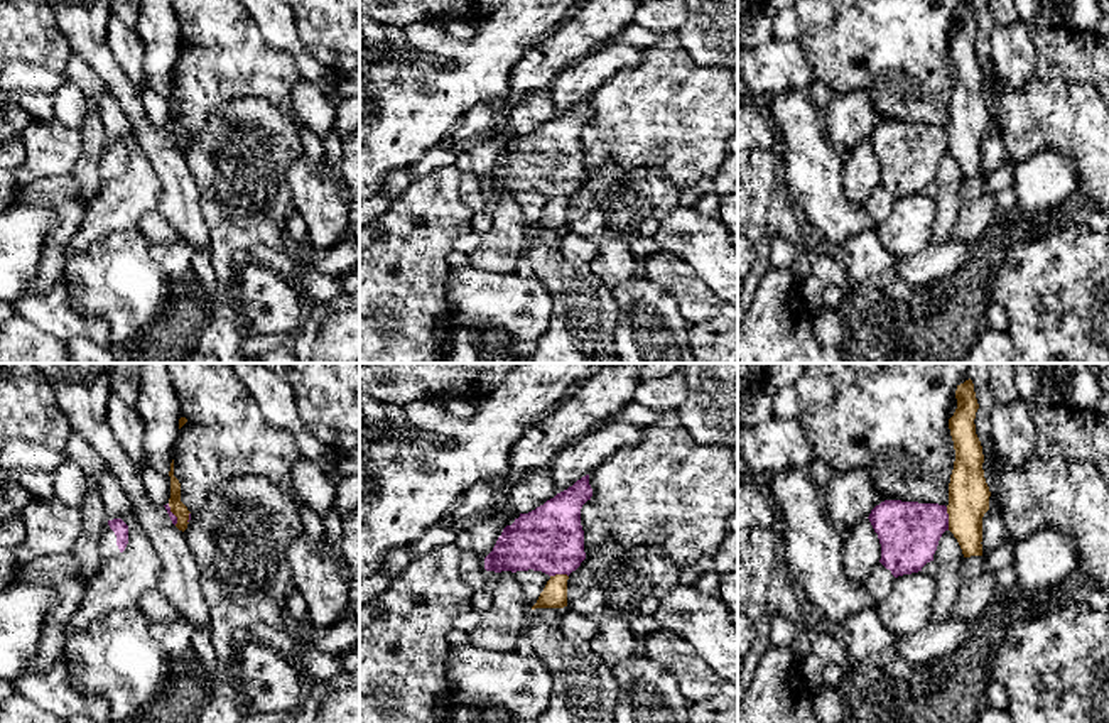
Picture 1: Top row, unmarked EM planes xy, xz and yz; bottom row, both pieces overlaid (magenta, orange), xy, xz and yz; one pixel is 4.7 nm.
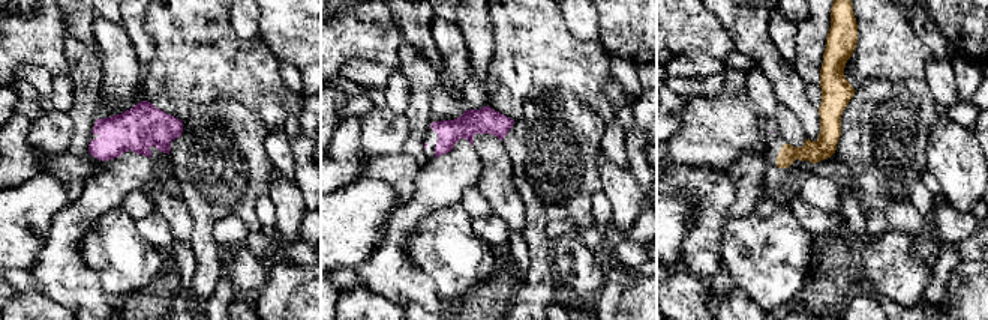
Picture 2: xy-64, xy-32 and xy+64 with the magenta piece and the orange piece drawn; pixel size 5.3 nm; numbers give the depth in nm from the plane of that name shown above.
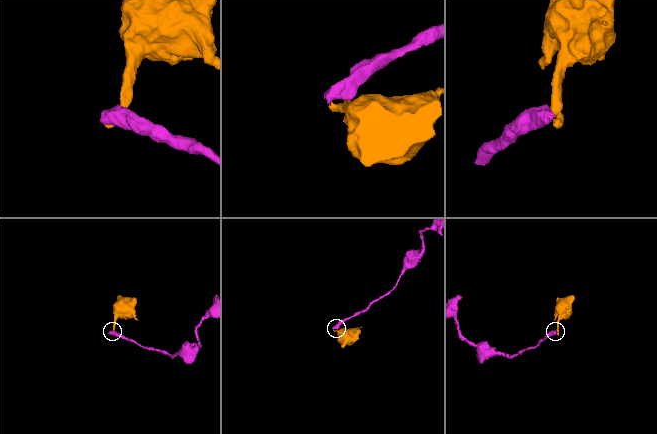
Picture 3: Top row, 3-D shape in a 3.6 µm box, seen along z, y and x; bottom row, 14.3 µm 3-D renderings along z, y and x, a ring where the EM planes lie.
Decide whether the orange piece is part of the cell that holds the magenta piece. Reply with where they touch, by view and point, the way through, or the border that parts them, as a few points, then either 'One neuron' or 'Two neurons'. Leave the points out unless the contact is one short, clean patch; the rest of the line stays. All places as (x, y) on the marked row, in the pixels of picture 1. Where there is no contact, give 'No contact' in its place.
Touches magenta at yz (947, 519). Path across: yz (908, 532), (932, 519), (947, 519), (969, 494). One neuron

